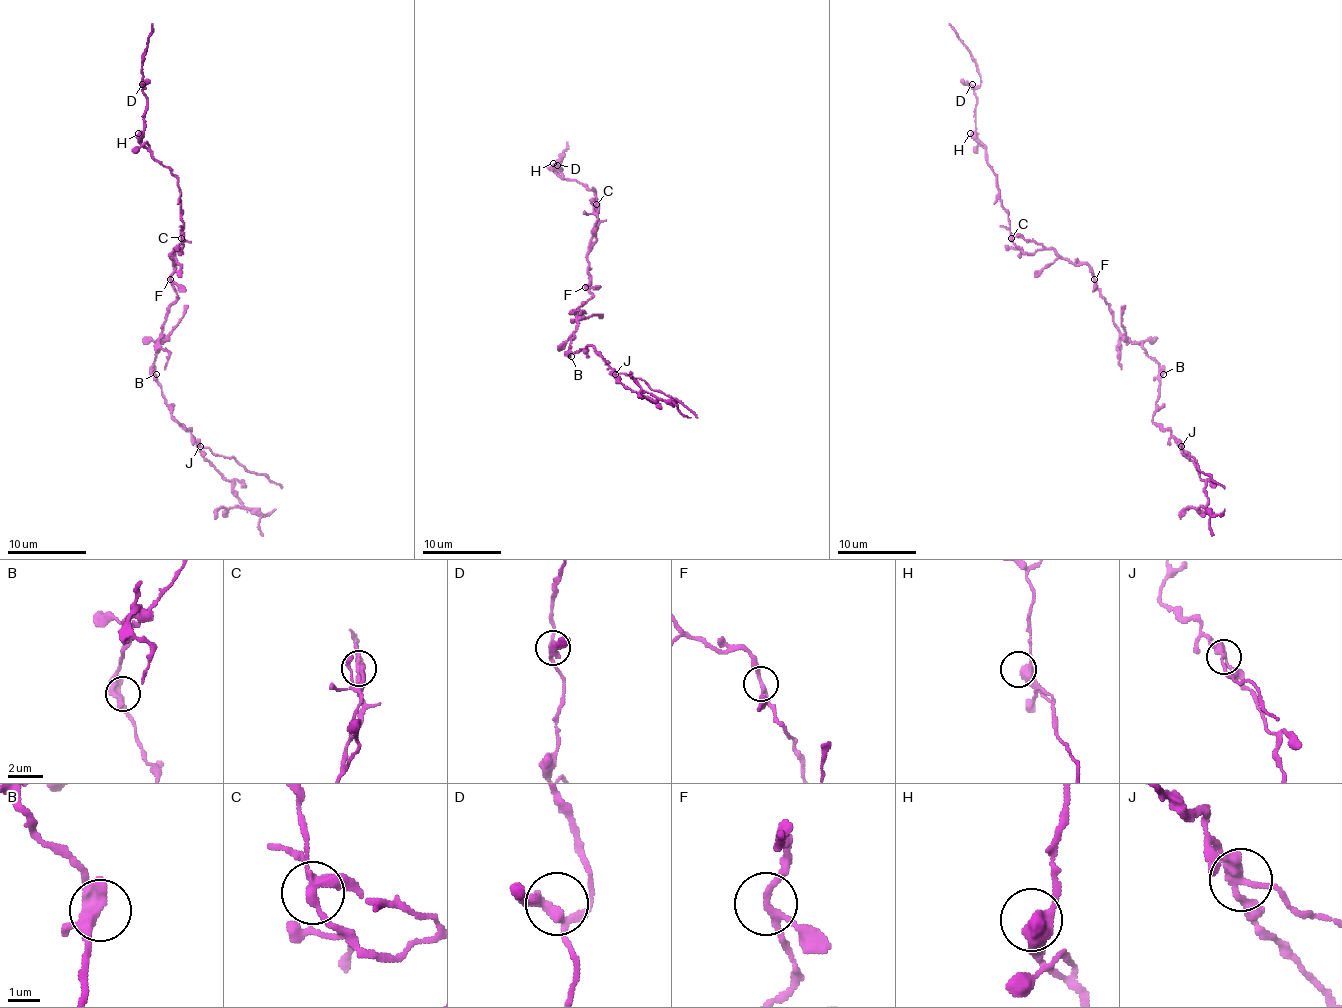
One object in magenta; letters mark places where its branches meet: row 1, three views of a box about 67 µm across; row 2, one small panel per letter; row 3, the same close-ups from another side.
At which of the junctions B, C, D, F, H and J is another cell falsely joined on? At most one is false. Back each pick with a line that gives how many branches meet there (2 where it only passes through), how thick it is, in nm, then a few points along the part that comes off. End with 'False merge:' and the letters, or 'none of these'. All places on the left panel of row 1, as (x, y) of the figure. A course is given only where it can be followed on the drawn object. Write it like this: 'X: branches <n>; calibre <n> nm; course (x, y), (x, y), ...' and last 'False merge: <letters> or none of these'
J: branches 3; calibre 280 nm; course (199, 446), (207, 446), (215, 454), (225, 456), (250, 472), (266, 476), (282, 488)
False merge: J

